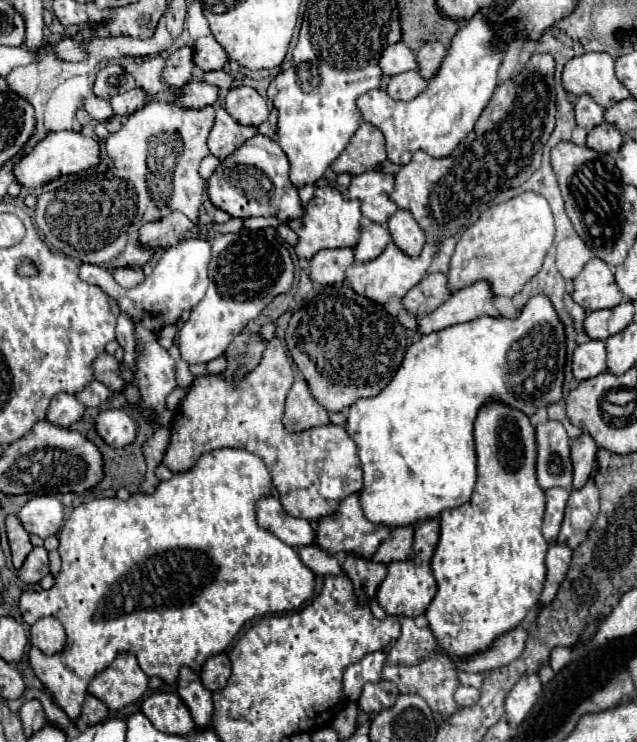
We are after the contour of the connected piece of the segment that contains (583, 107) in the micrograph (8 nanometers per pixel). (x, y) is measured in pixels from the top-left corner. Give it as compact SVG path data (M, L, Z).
M584 94L574 104L574 116L576 116L576 126L592 130L594 126L604 122L604 108L598 106L588 94Z

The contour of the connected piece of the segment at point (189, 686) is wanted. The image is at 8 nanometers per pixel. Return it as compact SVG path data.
M190 668L180 670L178 696L188 706L196 726L210 726L210 720L212 720L212 714L214 714L212 692L202 686L200 676L194 670L190 670Z

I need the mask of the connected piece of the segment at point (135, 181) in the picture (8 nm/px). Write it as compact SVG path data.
M182 46L172 52L162 70L162 82L170 88L168 98L148 100L146 106L128 116L128 122L116 134L104 140L112 168L104 174L66 182L58 190L44 192L38 198L34 222L46 242L66 256L106 270L142 270L164 250L162 246L140 242L140 228L146 222L158 222L178 210L196 224L184 234L184 240L200 234L198 212L206 182L200 178L198 166L210 154L206 138L214 122L214 108L190 110L178 106L178 94L194 78L194 70L198 68L194 66L192 46Z

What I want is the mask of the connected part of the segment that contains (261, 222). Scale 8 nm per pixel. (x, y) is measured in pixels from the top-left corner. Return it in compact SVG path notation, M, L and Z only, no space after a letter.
M252 217L244 219L244 226L250 230L258 230L271 226L271 222L276 222L276 228L285 224L276 217Z

